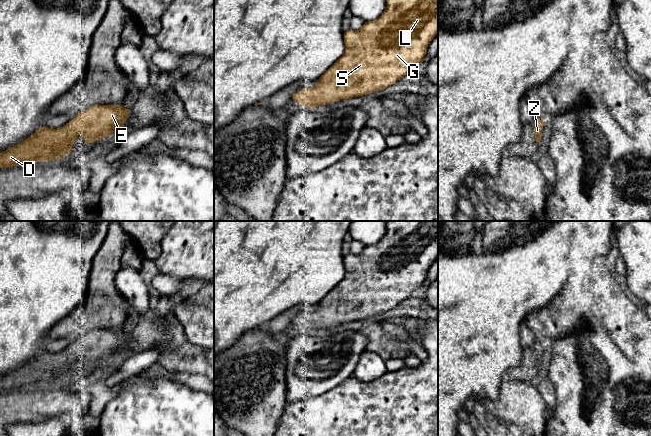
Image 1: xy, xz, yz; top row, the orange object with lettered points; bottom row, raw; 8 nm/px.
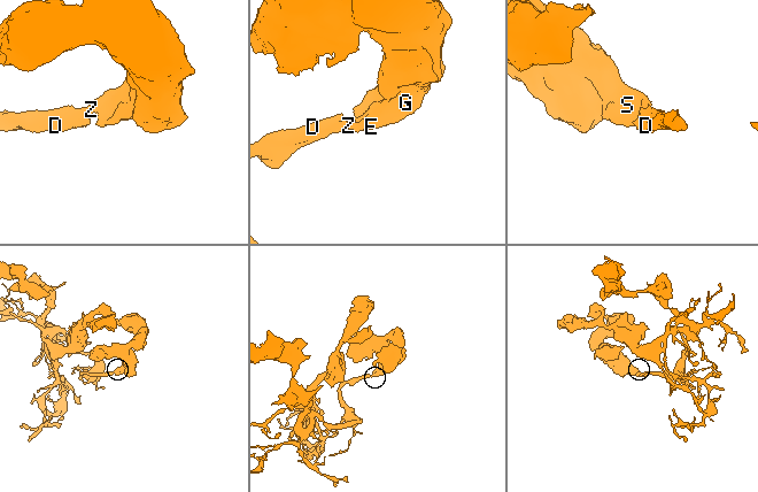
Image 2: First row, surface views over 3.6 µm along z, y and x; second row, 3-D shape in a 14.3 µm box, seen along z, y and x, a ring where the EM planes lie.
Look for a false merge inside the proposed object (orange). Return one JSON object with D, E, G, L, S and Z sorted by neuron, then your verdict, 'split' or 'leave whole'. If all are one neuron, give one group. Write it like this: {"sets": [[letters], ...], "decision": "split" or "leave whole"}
{"sets": [["D", "E", "G", "L", "S", "Z"]], "decision": "leave whole"}

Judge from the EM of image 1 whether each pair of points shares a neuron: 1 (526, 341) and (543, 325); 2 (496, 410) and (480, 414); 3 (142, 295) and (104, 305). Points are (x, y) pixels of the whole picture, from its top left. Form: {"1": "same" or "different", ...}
{"1": "different", "2": "different", "3": "different"}

